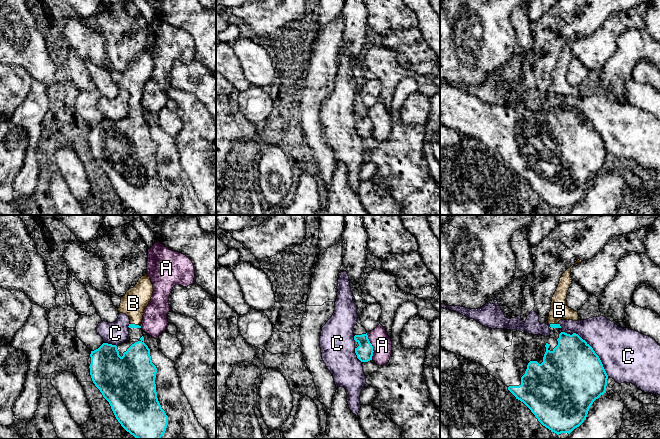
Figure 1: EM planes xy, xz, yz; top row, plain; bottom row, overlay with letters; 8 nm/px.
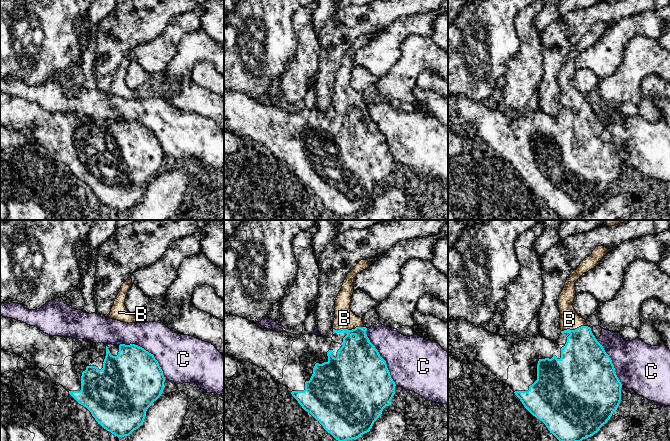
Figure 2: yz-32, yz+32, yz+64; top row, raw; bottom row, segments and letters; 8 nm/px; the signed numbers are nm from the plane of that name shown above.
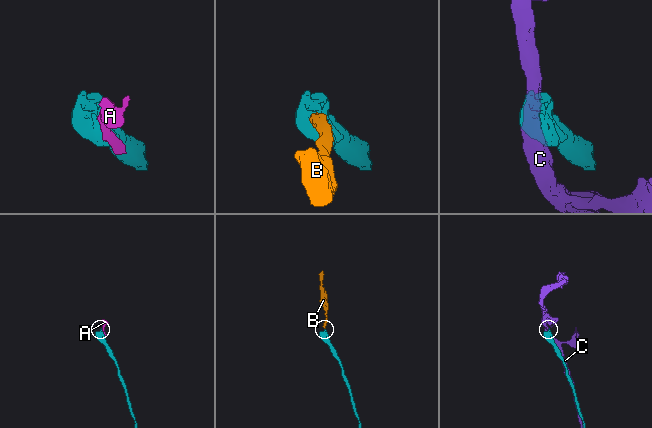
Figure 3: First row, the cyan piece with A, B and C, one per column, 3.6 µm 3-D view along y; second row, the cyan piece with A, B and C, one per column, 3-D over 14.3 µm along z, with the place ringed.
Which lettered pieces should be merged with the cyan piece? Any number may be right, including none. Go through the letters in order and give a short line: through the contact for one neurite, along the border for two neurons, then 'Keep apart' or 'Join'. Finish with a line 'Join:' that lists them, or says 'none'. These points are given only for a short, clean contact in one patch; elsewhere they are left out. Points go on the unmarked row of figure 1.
A: Keep apart
B: Line: xy (130, 101), (134, 100), (133, 79). Join
C: Keep apart
Join: B

